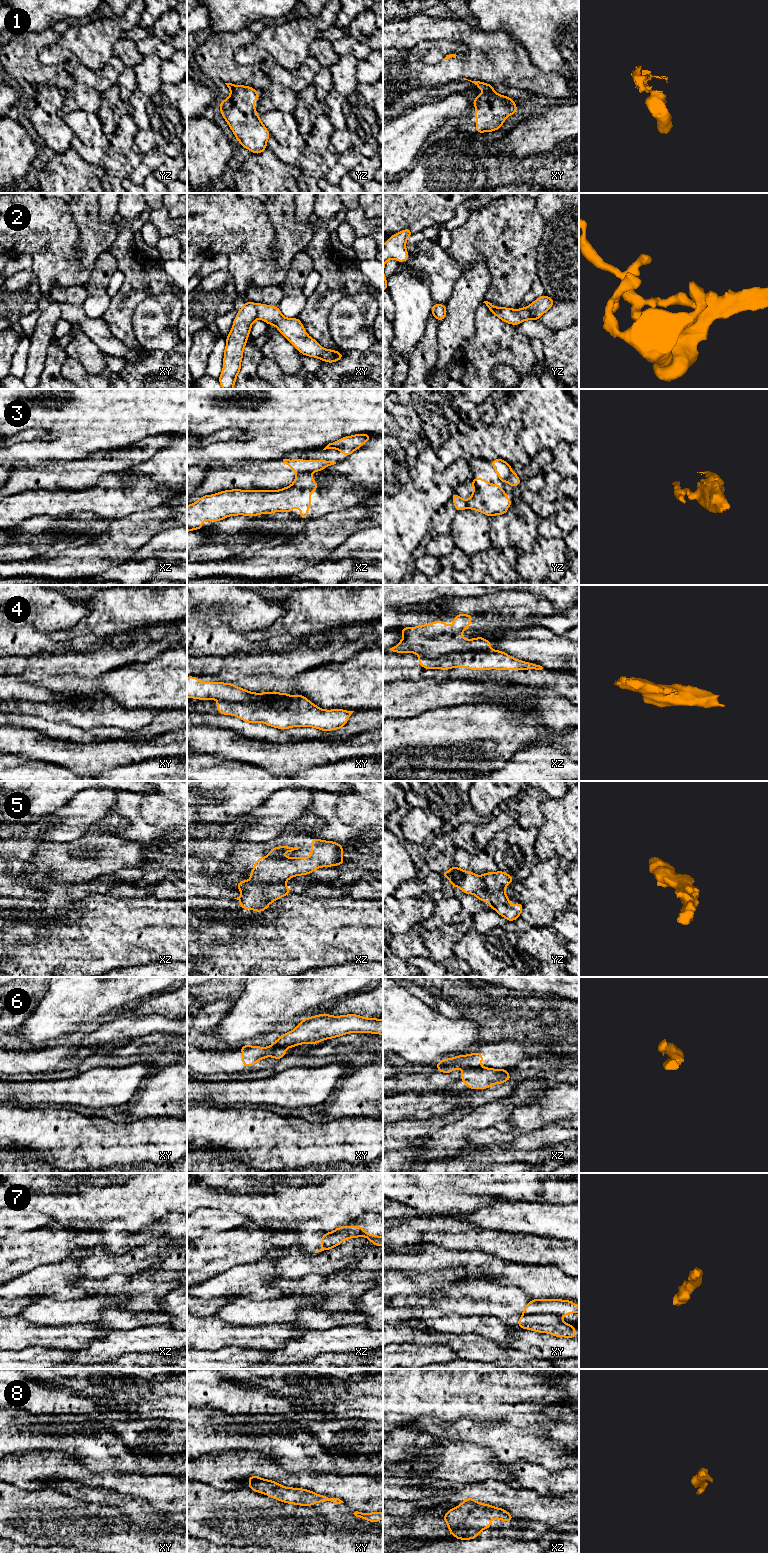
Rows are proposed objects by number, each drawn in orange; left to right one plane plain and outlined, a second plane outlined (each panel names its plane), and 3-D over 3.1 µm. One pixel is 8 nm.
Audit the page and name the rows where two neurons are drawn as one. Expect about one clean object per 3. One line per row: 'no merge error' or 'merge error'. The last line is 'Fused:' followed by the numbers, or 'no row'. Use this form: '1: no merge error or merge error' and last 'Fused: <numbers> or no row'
1: merge error
2: merge error
3: merge error
4: merge error
5: merge error
6: merge error
7: merge error
8: no merge error
Fused: 1, 2, 3, 4, 5, 6, 7

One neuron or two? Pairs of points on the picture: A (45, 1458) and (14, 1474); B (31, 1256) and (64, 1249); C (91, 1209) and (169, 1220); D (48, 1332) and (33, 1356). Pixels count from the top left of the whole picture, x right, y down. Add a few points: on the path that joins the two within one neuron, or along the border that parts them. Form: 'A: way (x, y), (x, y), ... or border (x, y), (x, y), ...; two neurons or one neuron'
A: way (37, 1463), (22, 1468); one neuron
B: way (39, 1249), (56, 1249); one neuron
C: border (176, 1212), (170, 1212), (152, 1223); two neurons
D: border (61, 1348), (26, 1347), (15, 1350); two neurons

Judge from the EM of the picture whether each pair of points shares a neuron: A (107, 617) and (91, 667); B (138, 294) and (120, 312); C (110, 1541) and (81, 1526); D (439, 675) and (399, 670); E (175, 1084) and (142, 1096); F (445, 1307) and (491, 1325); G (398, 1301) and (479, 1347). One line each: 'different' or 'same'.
A: different
B: same
C: different
D: same
E: same
F: same
G: different

